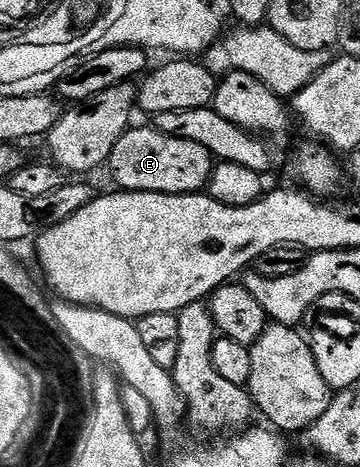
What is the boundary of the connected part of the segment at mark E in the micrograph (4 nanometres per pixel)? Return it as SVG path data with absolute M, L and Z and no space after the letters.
M155 127L136 128L129 128L122 139L114 143L114 151L107 163L107 168L112 169L117 190L149 195L179 195L207 190L214 158L210 151L206 151L206 147L202 147L202 143L190 143L190 139L166 135Z

